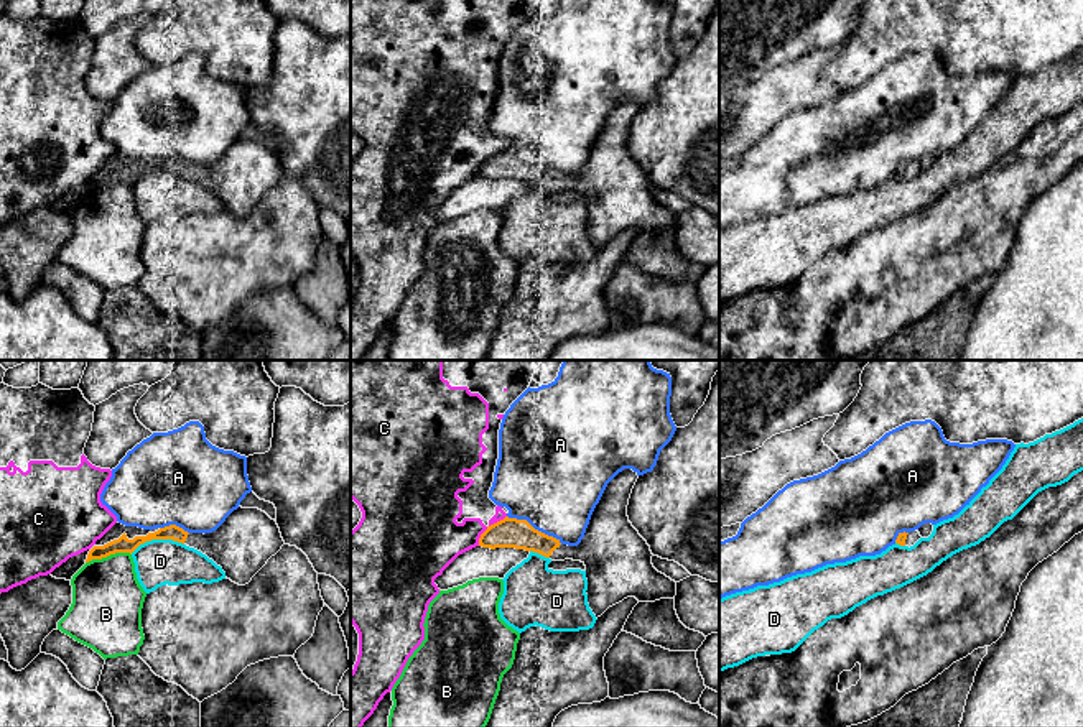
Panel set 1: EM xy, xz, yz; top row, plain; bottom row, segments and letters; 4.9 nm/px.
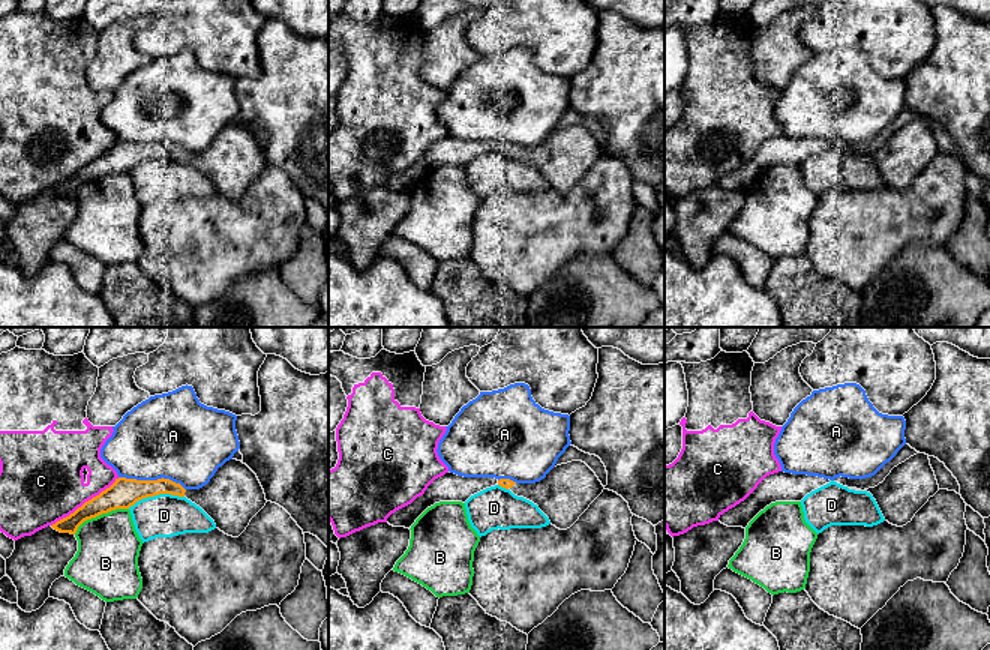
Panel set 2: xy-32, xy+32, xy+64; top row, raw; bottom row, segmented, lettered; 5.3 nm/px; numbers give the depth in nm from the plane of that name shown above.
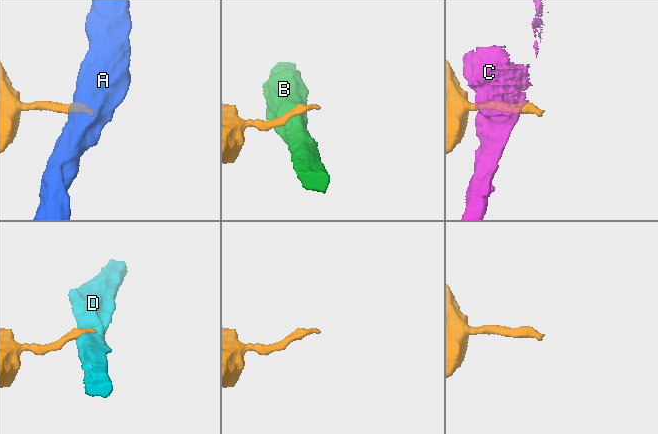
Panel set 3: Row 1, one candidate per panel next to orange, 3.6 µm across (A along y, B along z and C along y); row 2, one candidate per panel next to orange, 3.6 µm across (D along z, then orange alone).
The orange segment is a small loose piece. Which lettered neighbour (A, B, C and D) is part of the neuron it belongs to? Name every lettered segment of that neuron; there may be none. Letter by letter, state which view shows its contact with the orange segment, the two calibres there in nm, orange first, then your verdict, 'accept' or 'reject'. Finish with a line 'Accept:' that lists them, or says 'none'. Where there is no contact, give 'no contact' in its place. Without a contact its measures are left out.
A: meets orange in xz; 140 nm thick on the orange side, 460 nm on the other; reject
B: meets orange in xy; 80 nm thick on the orange side, 340 nm on the other; reject
C: meets orange in xz; 140 nm thick on the orange side, 240 nm on the other; reject
D: meets orange in xy; 80 nm thick on the orange side, 220 nm on the other; reject
Accept: none

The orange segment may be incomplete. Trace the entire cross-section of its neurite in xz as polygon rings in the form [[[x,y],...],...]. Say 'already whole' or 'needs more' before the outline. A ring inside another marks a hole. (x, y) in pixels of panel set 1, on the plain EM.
needs more | [[[624,100],[607,115],[578,178],[561,176],[527,151],[509,148],[487,158],[479,178],[533,183],[551,192],[581,192],[586,197],[588,235],[596,250],[627,229],[639,234],[675,230],[676,214],[653,199],[650,178],[627,148],[637,110],[637,104]]]

